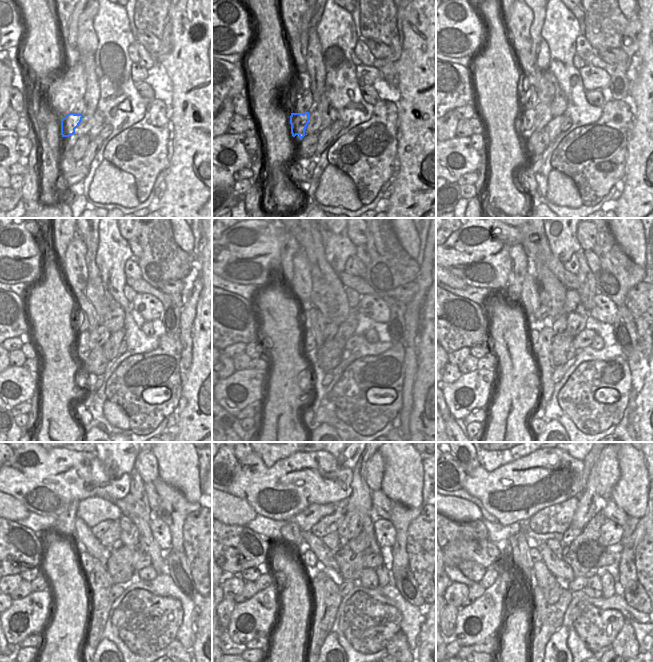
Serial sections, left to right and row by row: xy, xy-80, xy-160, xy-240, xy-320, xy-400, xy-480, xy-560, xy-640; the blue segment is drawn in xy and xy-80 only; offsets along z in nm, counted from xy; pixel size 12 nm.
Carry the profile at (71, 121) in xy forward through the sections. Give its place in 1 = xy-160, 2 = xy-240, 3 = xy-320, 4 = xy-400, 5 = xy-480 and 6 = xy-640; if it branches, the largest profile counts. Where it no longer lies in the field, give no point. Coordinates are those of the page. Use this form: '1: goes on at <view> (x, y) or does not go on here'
1: goes on at xy-160 (526, 119)
2: goes on at xy-240 (82, 341)
3: goes on at xy-320 (309, 343)
4: goes on at xy-400 (535, 338)
5: goes on at xy-480 (86, 560)
6: goes on at xy-640 (535, 556)

